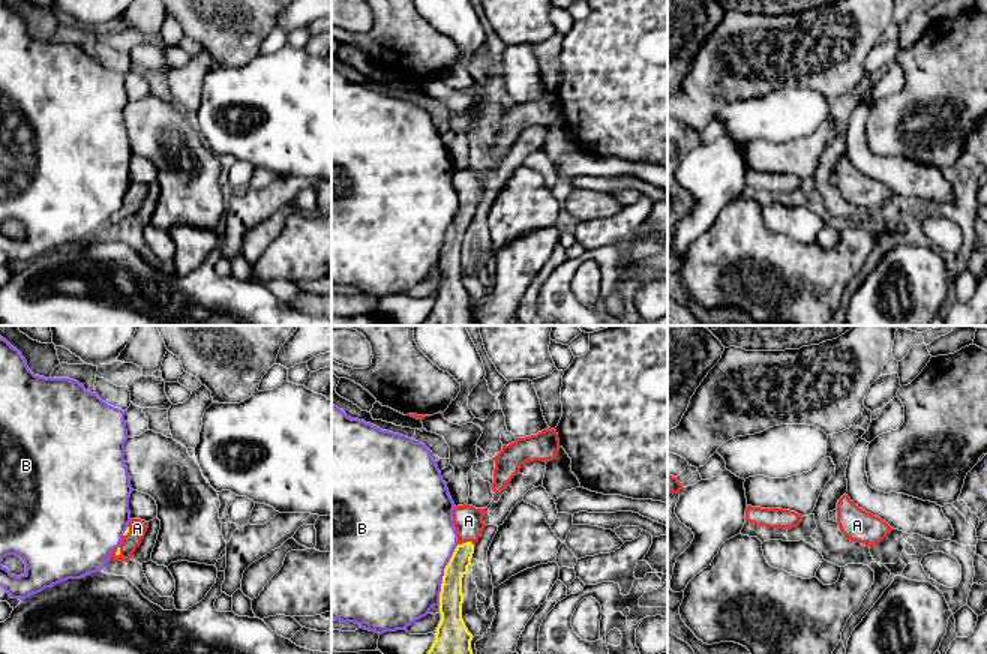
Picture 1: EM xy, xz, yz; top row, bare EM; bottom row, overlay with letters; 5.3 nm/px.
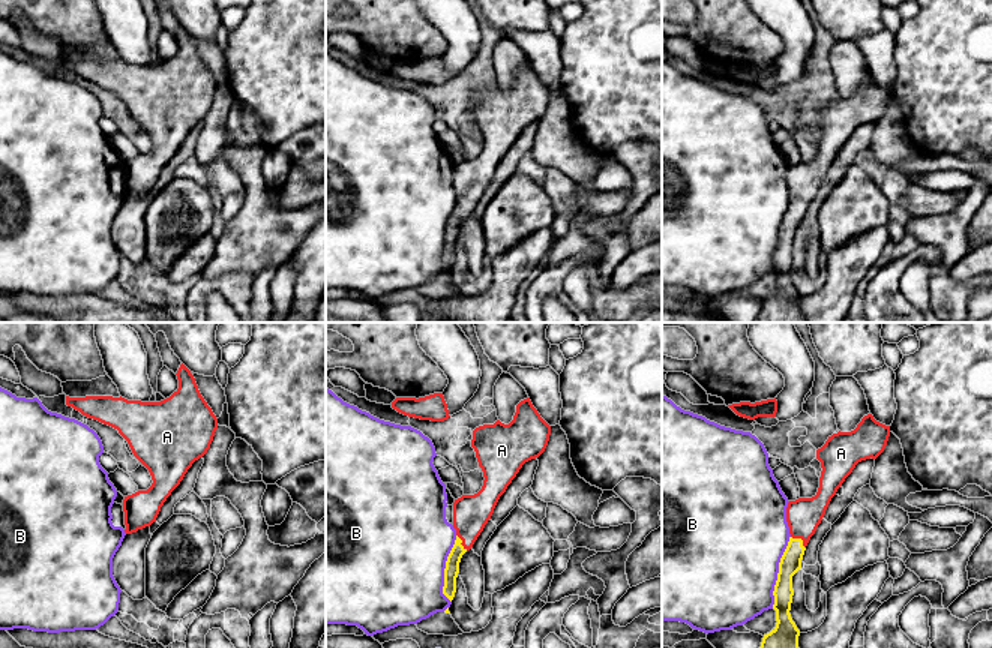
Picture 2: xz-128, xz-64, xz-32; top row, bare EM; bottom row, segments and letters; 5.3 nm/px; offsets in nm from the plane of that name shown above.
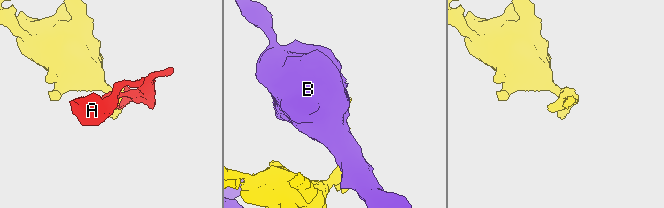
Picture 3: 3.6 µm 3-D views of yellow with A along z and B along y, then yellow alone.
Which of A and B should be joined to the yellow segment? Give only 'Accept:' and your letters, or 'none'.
Accept: A

